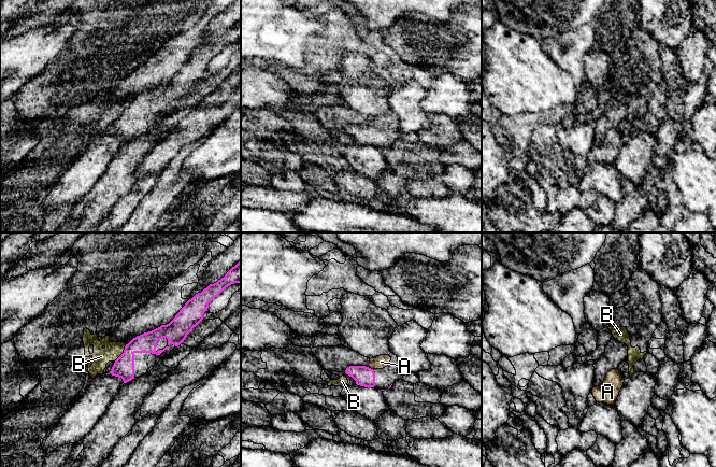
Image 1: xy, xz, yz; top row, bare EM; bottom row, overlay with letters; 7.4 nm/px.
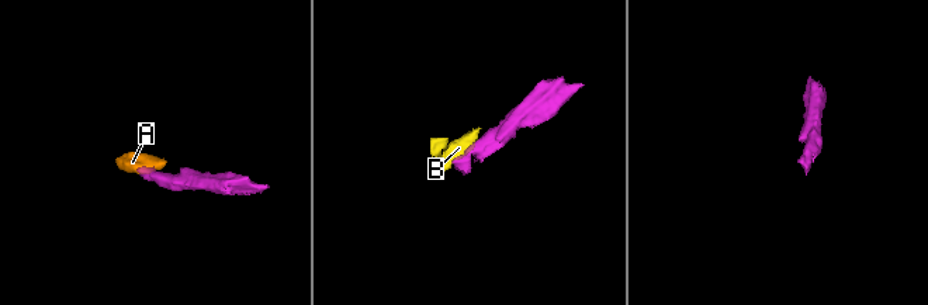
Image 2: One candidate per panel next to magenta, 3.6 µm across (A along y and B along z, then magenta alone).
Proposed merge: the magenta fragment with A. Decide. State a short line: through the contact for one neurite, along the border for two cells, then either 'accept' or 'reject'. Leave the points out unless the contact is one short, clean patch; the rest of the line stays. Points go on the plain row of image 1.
xz (363, 135), (368, 126), (381, 121) | accept

